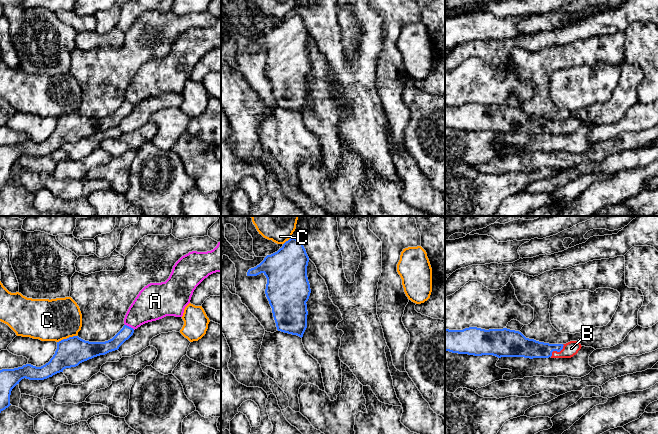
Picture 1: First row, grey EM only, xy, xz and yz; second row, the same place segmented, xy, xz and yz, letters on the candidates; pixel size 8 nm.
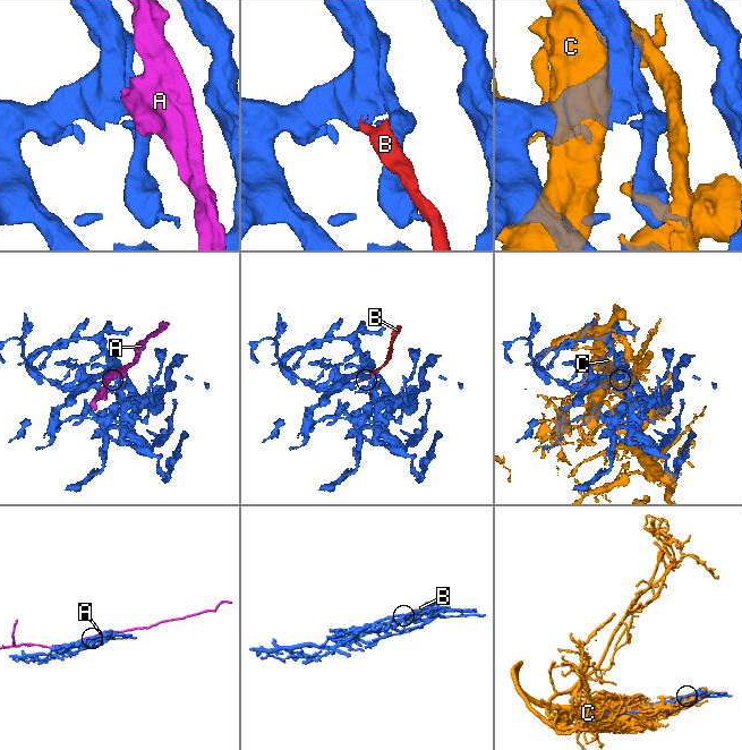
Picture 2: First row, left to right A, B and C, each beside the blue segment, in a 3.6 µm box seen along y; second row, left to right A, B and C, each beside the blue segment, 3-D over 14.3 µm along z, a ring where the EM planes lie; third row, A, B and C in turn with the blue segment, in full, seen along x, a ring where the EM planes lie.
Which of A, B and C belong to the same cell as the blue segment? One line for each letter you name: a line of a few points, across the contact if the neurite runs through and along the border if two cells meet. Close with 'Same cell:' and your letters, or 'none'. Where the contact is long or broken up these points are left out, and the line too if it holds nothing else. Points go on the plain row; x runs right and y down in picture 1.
B: line yz (528, 124), (556, 126), (566, 127), (571, 124)
Same cell: B

